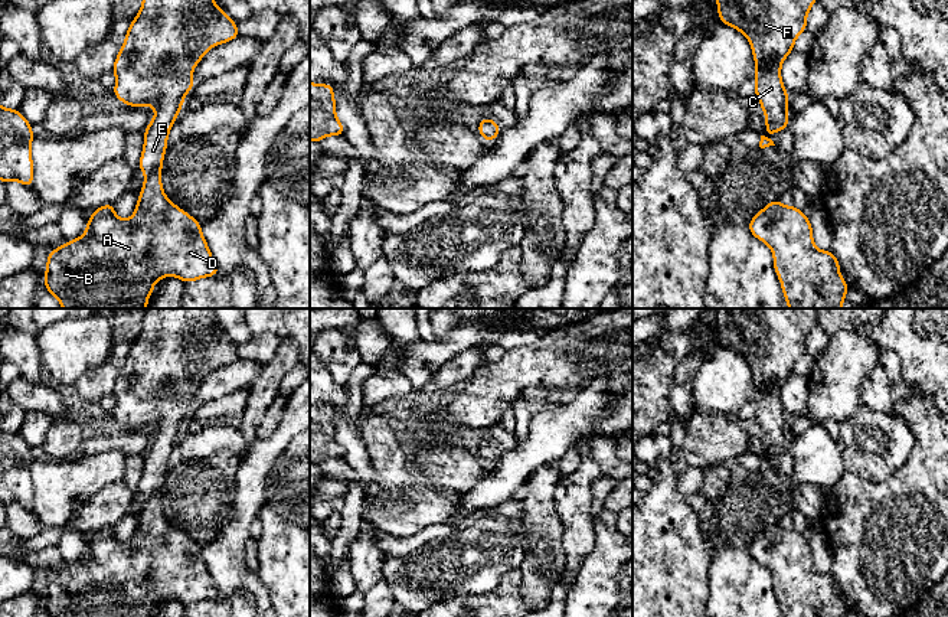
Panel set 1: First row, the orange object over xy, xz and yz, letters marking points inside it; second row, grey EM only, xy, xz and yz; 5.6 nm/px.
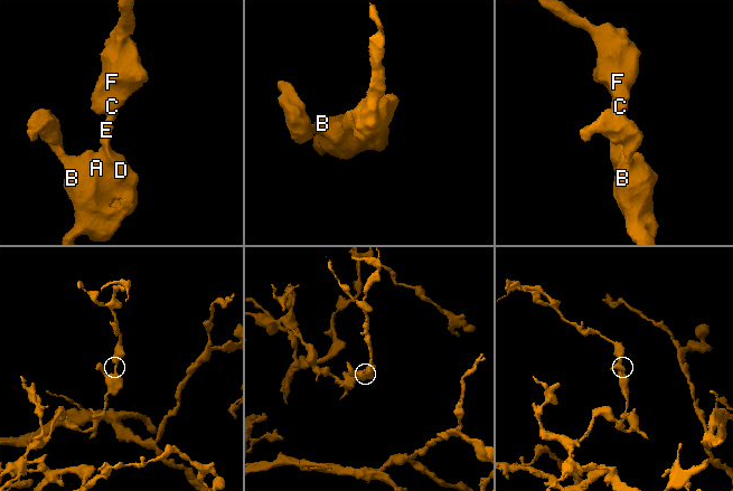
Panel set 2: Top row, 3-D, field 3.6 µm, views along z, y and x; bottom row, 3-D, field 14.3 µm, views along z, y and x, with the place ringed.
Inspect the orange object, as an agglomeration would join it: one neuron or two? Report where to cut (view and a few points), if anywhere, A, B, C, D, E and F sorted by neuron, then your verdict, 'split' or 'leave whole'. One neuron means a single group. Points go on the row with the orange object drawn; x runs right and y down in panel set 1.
no cut; A B C D E F; leave whole

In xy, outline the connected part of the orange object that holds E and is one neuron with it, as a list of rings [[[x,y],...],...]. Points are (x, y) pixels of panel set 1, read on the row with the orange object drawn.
[[[143,0],[115,58],[117,84],[111,92],[125,105],[157,110],[143,131],[138,172],[147,177],[130,219],[120,219],[114,203],[105,203],[92,212],[81,238],[48,252],[43,285],[63,308],[147,308],[157,280],[171,275],[190,284],[219,274],[202,225],[164,195],[161,166],[170,128],[183,108],[184,95],[196,85],[193,69],[209,49],[236,37],[238,23],[213,0]]]

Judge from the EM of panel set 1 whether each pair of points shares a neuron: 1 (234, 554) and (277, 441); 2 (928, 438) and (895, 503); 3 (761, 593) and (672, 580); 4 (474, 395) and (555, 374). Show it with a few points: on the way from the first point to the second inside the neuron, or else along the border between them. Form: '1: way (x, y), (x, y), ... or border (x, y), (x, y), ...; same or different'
1: way (241, 526), (249, 499), (254, 469); same
2: way (928, 454), (928, 470), (911, 487); same
3: border (713, 552), (709, 561), (709, 598), (706, 601); different
4: way (494, 385), (513, 374), (535, 374); same

